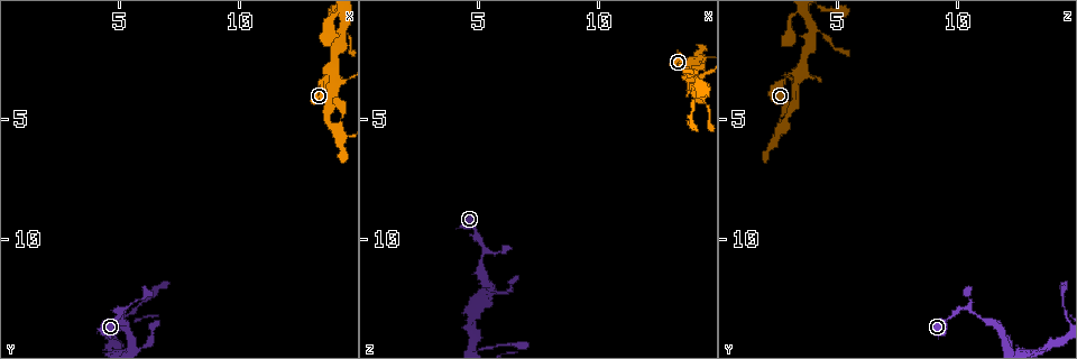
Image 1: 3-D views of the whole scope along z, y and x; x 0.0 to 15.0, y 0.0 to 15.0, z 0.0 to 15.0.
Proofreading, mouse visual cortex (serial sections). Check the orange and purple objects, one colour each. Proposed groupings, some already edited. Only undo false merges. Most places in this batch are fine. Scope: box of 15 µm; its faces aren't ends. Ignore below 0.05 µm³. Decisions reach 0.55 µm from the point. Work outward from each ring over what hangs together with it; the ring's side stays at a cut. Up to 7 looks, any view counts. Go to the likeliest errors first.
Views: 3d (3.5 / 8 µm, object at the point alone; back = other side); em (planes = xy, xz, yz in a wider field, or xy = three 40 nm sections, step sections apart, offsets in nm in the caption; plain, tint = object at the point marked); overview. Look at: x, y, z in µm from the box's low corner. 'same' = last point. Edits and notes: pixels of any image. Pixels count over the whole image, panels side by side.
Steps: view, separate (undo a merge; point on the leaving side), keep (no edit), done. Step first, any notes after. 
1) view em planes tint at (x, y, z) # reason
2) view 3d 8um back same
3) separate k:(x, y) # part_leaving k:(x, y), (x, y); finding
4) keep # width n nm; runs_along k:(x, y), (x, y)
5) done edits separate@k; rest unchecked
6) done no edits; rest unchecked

view 3d 3.5um at (5.2, 12.9, 10.4) # sharp bend

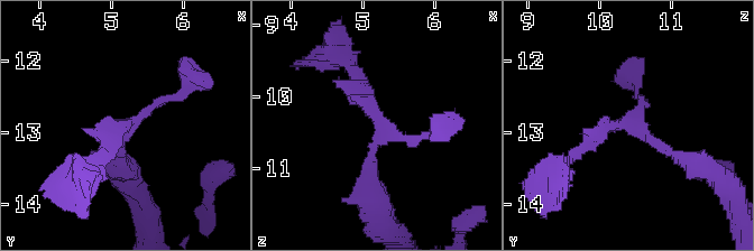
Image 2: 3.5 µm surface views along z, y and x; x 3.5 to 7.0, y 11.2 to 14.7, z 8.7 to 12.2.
view em xy step 5 tint at (5.25, 12.90, 10.40) # need the tissue

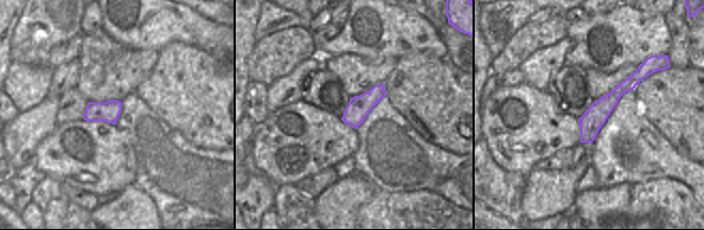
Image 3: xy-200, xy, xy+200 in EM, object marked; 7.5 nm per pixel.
keep # runs_along 3:(644, 70), (596, 114), (582, 140); all the same cell

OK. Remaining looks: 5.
view 3d 3.5um back at (13.9, 3.0, 3.4) # sharp bend

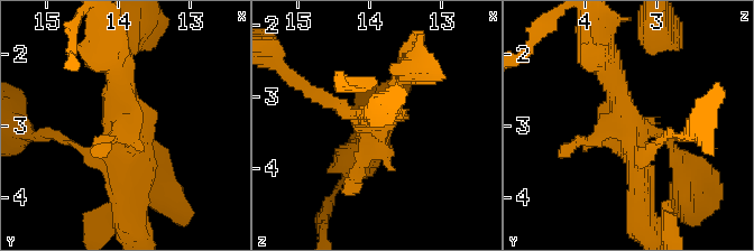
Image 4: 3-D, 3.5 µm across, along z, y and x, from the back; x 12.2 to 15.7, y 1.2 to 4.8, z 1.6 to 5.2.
view em planes tint at (13.85, 3.10, 3.35) # now the EM

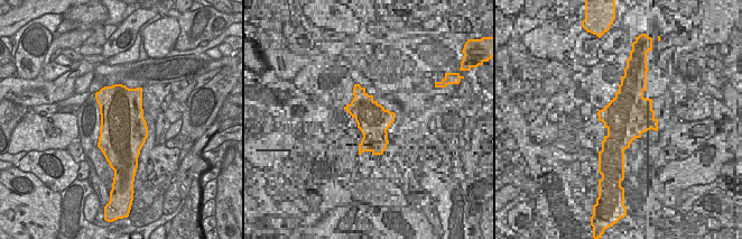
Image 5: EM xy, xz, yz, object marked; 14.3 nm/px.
keep # runs_along 4:(681, 166), (658, 132), (626, 126), (606, 66); continuous, no second cell

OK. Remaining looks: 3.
view 3d 3.5um at (14.2, 5.4, 2.5) # four or more arms meet

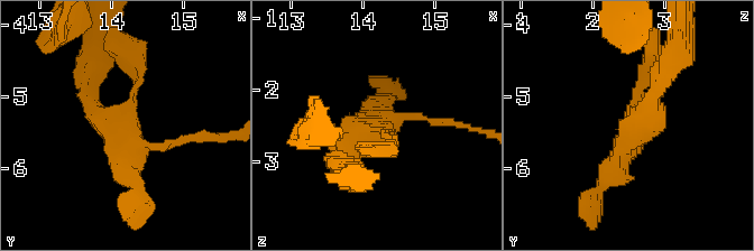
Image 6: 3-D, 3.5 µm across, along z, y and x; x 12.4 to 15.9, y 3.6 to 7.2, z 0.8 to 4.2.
view em xy step 5 tint at (14.15, 5.35, 2.55) # arms 4; arm_widths 150, 150, 200, 300 nm; now the EM

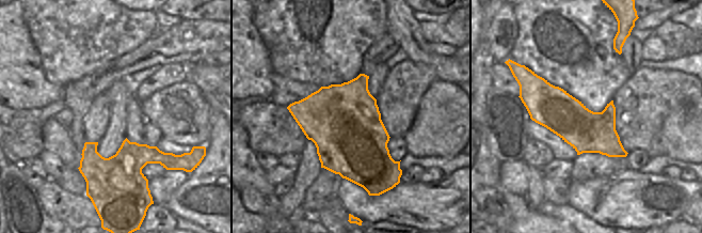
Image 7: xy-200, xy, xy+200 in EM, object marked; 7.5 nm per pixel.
keep # runs_along 6:(665, 76), (599, 187); all the same cell

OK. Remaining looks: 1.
done no edits; rest unchecked

